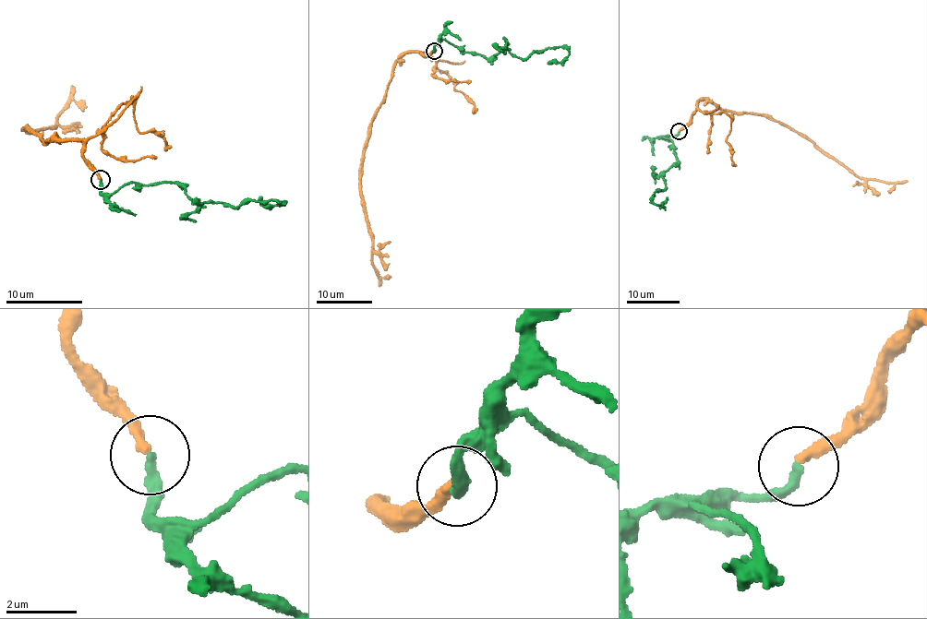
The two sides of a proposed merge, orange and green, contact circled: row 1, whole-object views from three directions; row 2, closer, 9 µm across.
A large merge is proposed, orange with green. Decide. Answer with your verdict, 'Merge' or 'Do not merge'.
Merge

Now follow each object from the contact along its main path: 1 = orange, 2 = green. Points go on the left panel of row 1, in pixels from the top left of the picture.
1: (100, 179), (79, 141), (45, 142), (42, 134), (24, 127), (55, 127), (70, 85)
2: (100, 179), (101, 192), (111, 194), (134, 183), (174, 184), (201, 202), (286, 202), (266, 204), (258, 196)

